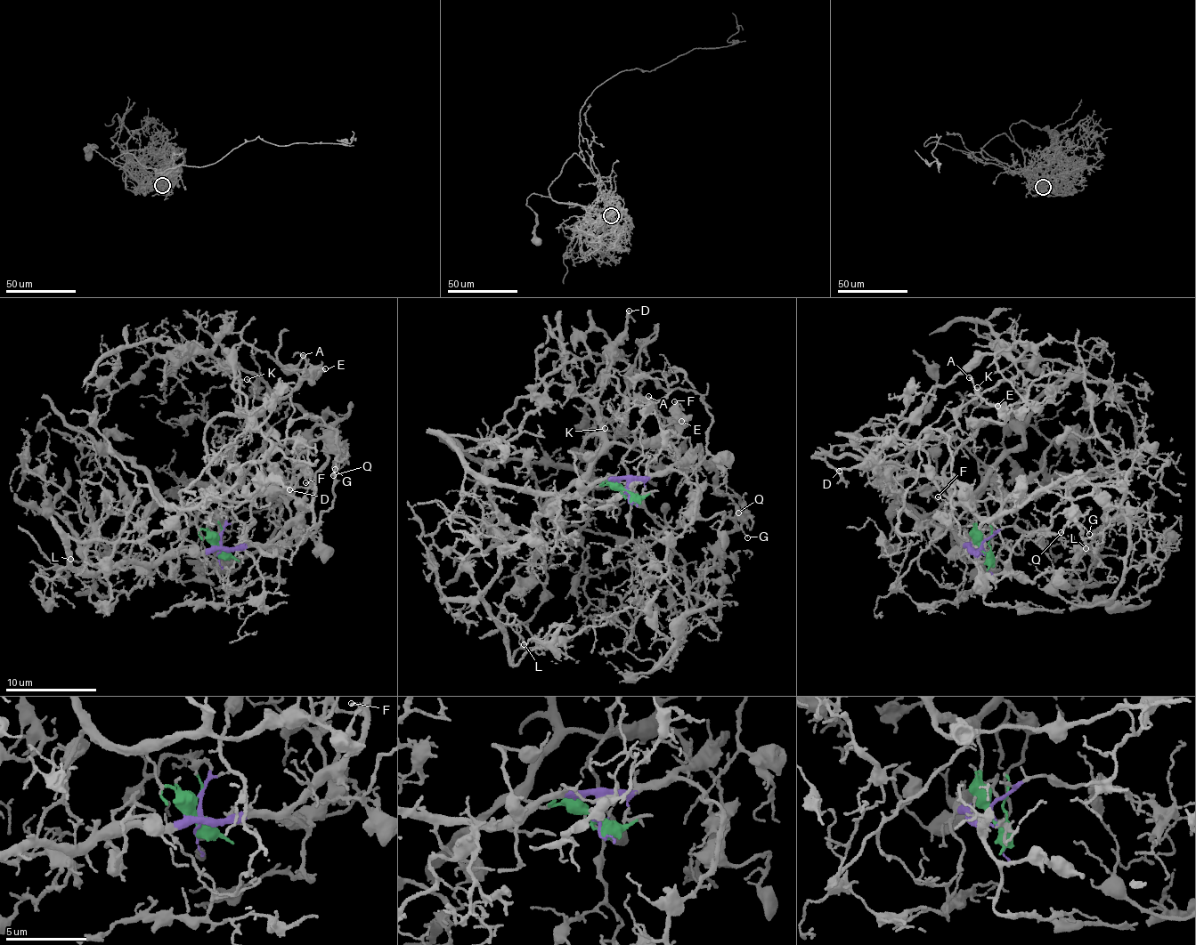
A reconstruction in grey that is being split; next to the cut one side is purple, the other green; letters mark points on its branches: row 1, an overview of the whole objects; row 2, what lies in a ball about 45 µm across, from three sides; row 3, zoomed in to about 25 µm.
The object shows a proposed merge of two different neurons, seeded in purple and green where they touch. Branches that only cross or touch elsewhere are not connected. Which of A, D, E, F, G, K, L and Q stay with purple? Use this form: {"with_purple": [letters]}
{"with_purple": ["G", "L", "Q"]}

